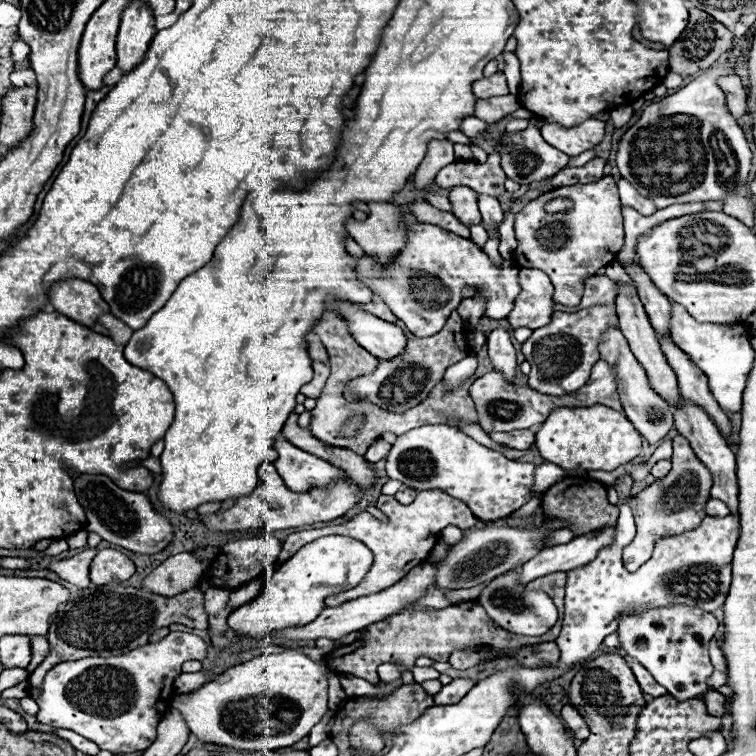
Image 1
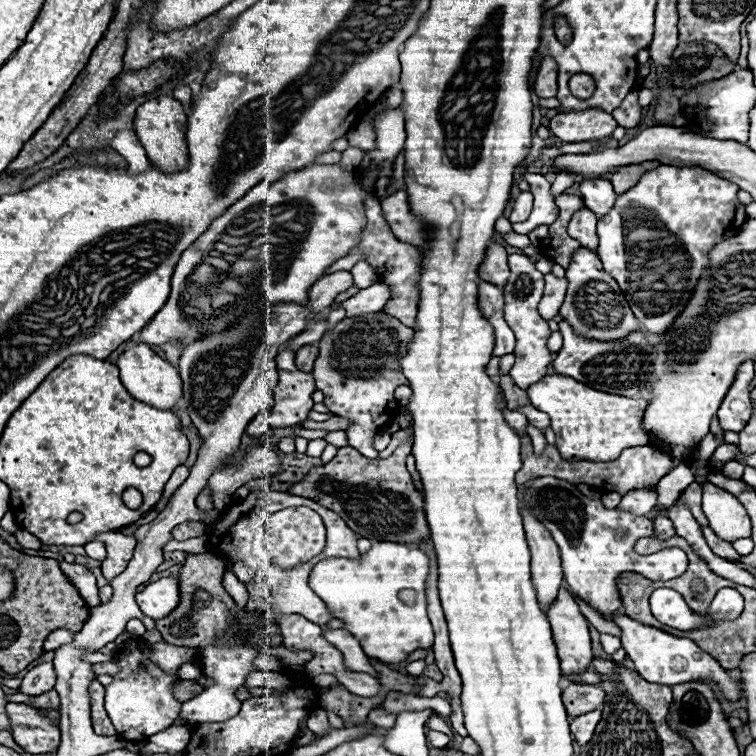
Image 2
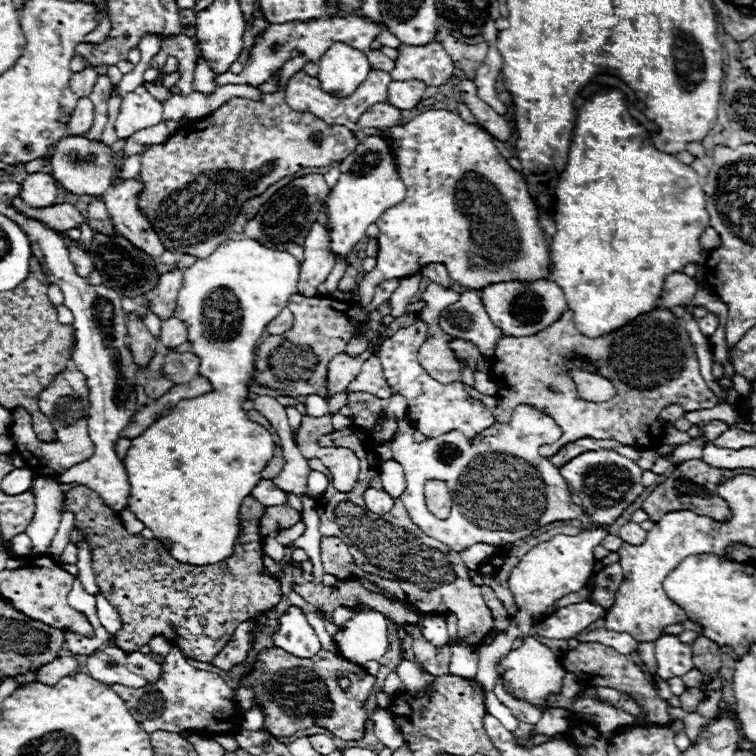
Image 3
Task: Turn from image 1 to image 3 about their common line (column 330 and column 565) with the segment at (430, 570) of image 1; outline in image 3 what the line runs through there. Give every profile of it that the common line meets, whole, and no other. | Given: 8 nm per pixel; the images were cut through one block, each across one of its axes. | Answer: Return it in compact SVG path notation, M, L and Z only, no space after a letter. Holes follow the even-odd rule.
M592 600L582 604L570 604L566 608L560 608L556 614L548 616L538 626L538 636L550 640L568 640L578 636L586 626L590 626L602 616L604 616L604 608L594 604Z

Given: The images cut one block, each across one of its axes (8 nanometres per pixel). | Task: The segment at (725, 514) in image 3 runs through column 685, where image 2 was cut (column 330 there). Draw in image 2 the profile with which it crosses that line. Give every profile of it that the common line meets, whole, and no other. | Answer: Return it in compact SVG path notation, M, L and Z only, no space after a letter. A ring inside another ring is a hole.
M406 442L396 448L390 458L370 460L364 458L356 448L344 446L338 448L338 454L328 464L312 468L310 474L302 482L294 484L288 492L318 500L318 504L336 512L362 538L418 544L418 540L424 540L430 532L424 516L422 494L414 488L406 470L406 456L410 452L412 446Z

